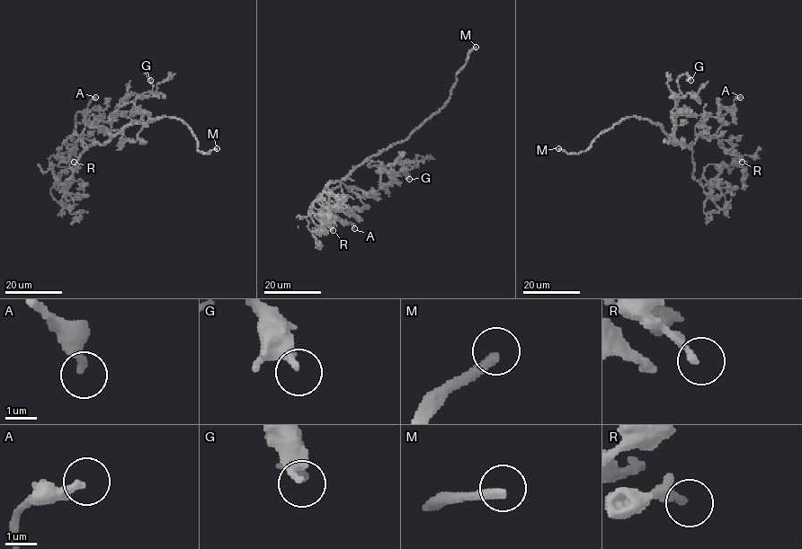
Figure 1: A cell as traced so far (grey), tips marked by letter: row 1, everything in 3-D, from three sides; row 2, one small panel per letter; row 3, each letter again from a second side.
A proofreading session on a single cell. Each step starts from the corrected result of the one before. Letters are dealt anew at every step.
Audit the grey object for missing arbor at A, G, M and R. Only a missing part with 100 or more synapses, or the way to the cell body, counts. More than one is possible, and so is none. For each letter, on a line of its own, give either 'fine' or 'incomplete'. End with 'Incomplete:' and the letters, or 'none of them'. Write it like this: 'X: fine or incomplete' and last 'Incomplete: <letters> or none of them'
A: fine
G: fine
M: incomplete
R: fine
Incomplete: M

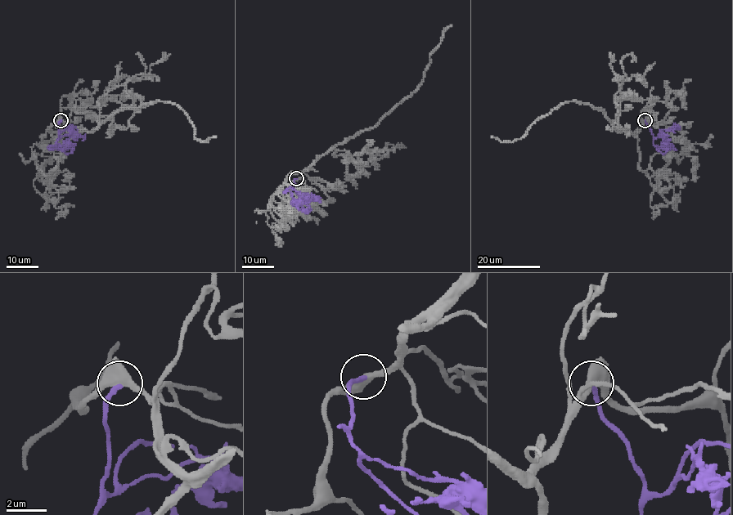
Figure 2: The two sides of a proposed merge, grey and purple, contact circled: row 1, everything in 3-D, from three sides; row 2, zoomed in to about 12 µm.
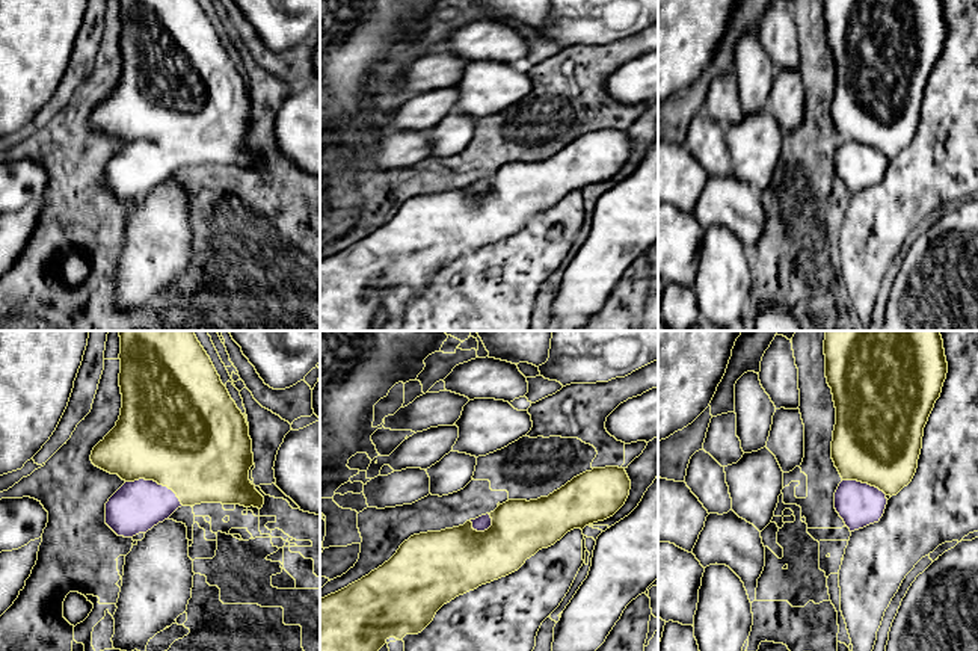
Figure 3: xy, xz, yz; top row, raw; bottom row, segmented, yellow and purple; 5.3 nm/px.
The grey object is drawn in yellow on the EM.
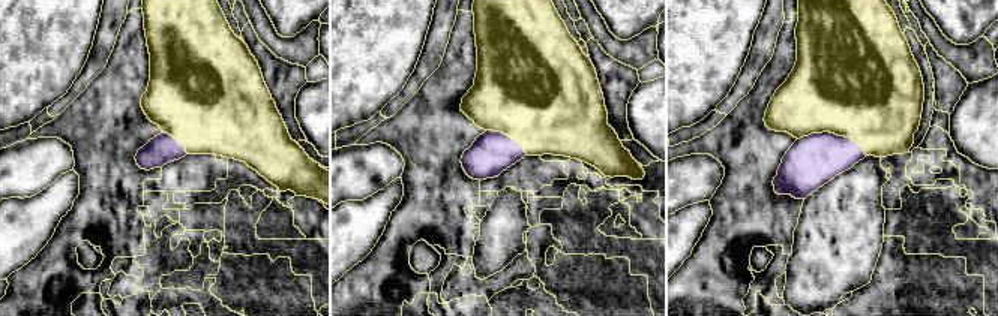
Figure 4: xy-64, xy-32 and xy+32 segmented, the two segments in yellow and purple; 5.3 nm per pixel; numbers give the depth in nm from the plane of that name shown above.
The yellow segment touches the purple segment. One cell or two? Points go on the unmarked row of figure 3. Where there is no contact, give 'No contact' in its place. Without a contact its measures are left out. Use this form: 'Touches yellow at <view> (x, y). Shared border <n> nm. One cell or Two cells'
Touches yellow at xy (156, 142). Shared border 340 nm. One cell

